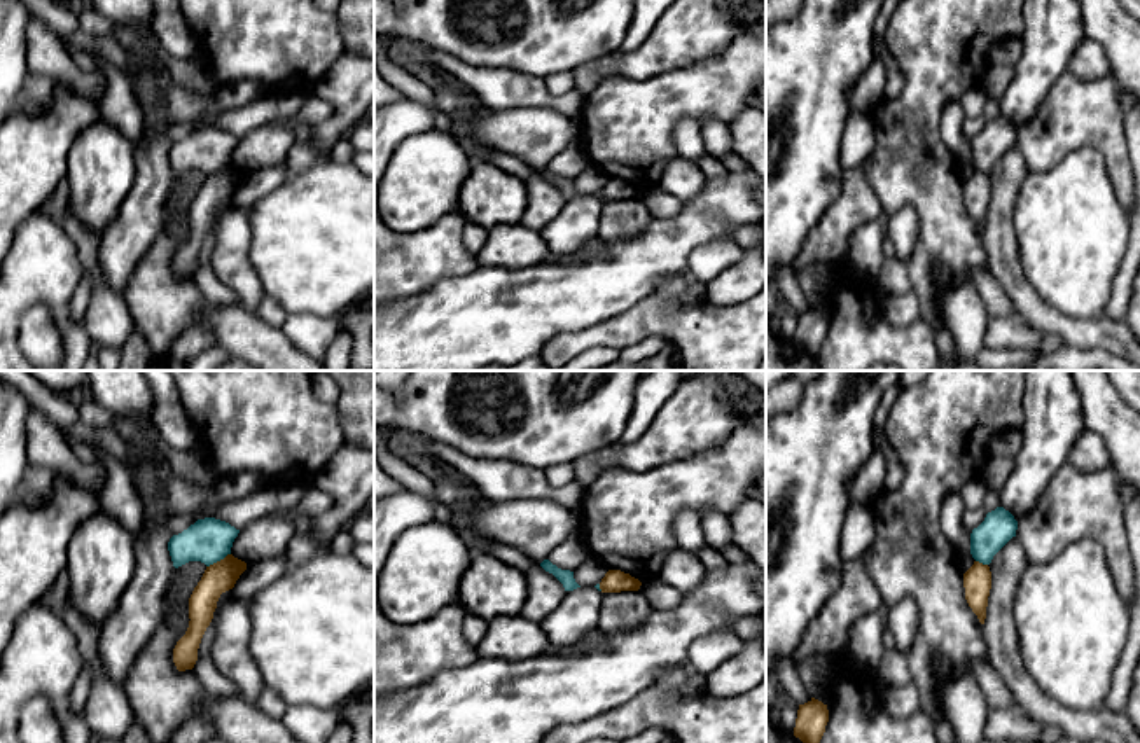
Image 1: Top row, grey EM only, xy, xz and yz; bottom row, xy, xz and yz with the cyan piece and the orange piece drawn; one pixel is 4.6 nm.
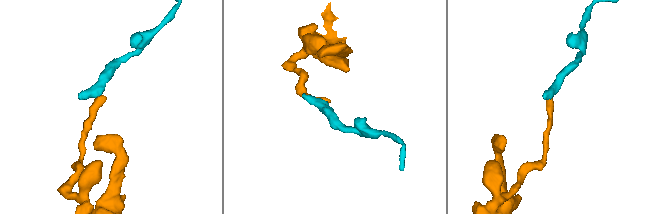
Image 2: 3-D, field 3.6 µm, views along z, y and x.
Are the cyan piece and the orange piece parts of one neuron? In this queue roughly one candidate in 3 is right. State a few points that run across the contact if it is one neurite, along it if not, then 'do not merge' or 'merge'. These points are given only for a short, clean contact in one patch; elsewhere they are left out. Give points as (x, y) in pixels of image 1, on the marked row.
line xy (229, 553), (207, 567); do not merge

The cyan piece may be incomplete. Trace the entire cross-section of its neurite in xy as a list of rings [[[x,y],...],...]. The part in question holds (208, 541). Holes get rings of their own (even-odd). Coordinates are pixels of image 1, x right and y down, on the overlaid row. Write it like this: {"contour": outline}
{"contour": [[[215,517],[198,519],[187,530],[173,535],[168,551],[173,566],[178,568],[189,561],[201,561],[206,566],[231,554],[231,547],[240,530]]]}

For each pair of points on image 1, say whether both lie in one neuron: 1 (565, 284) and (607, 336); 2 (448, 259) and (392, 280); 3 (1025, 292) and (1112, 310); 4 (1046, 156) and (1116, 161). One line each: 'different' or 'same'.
1: different
2: same
3: different
4: same

